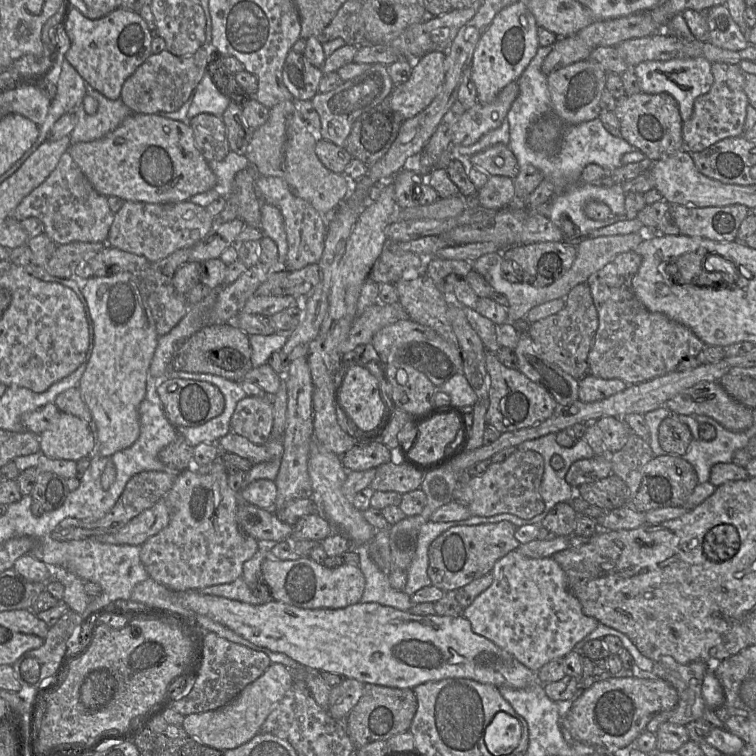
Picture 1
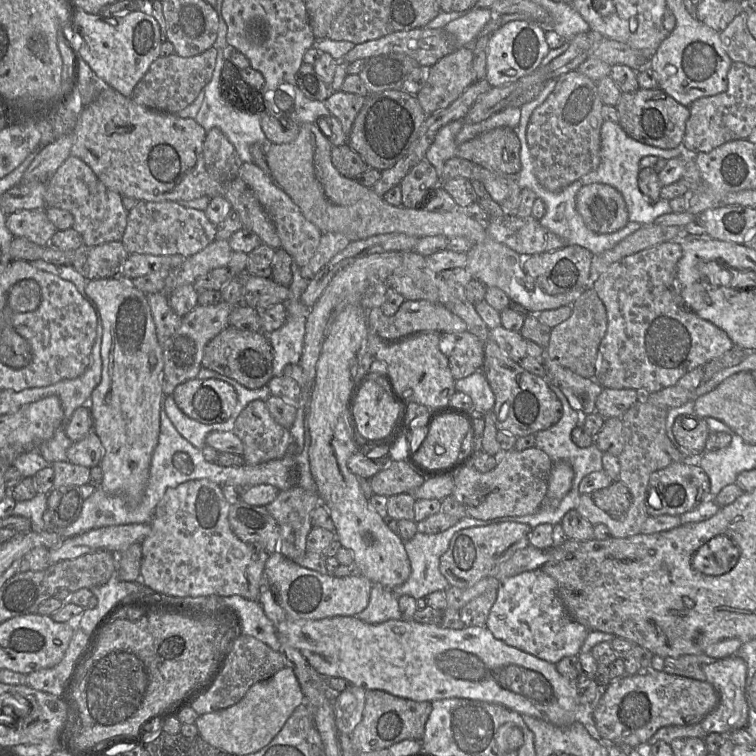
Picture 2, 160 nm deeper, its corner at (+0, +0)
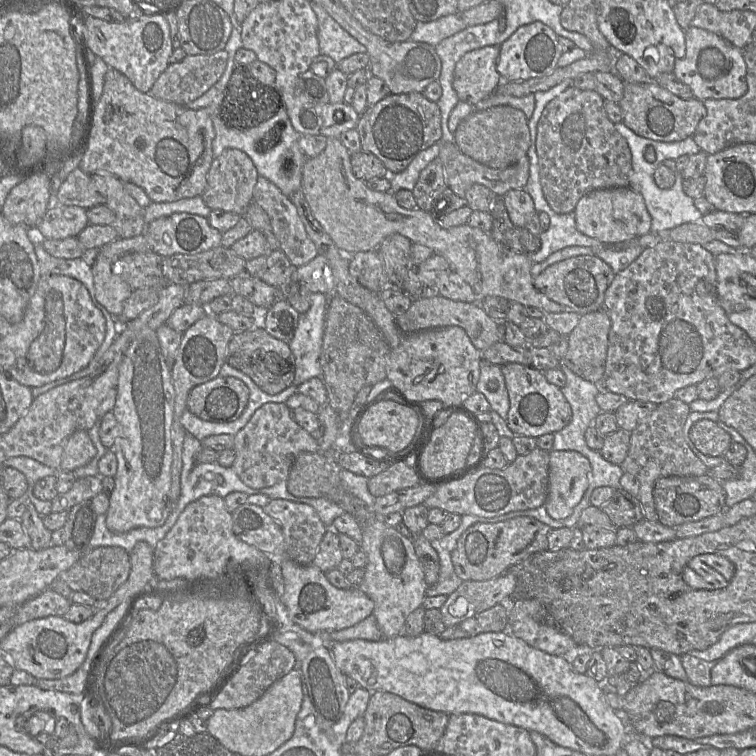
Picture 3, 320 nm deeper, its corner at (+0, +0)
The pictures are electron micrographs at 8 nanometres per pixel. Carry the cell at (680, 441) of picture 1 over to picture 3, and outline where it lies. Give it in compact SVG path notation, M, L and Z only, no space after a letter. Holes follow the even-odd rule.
M709 419L694 423L689 438L699 451L708 456L723 456L733 442L729 433Z

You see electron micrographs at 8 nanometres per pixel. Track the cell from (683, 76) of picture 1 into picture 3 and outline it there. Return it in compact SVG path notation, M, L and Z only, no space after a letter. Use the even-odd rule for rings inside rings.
M690 26L685 30L686 54L676 60L673 74L692 91L695 99L737 99L747 92L743 50L705 29Z

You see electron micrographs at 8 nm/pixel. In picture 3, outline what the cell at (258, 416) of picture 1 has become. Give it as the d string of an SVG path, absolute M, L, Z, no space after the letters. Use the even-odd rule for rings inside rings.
M266 403L234 436L235 460L232 469L240 480L254 489L274 486L287 481L295 458L303 452L320 452L319 442L292 417L285 403Z

